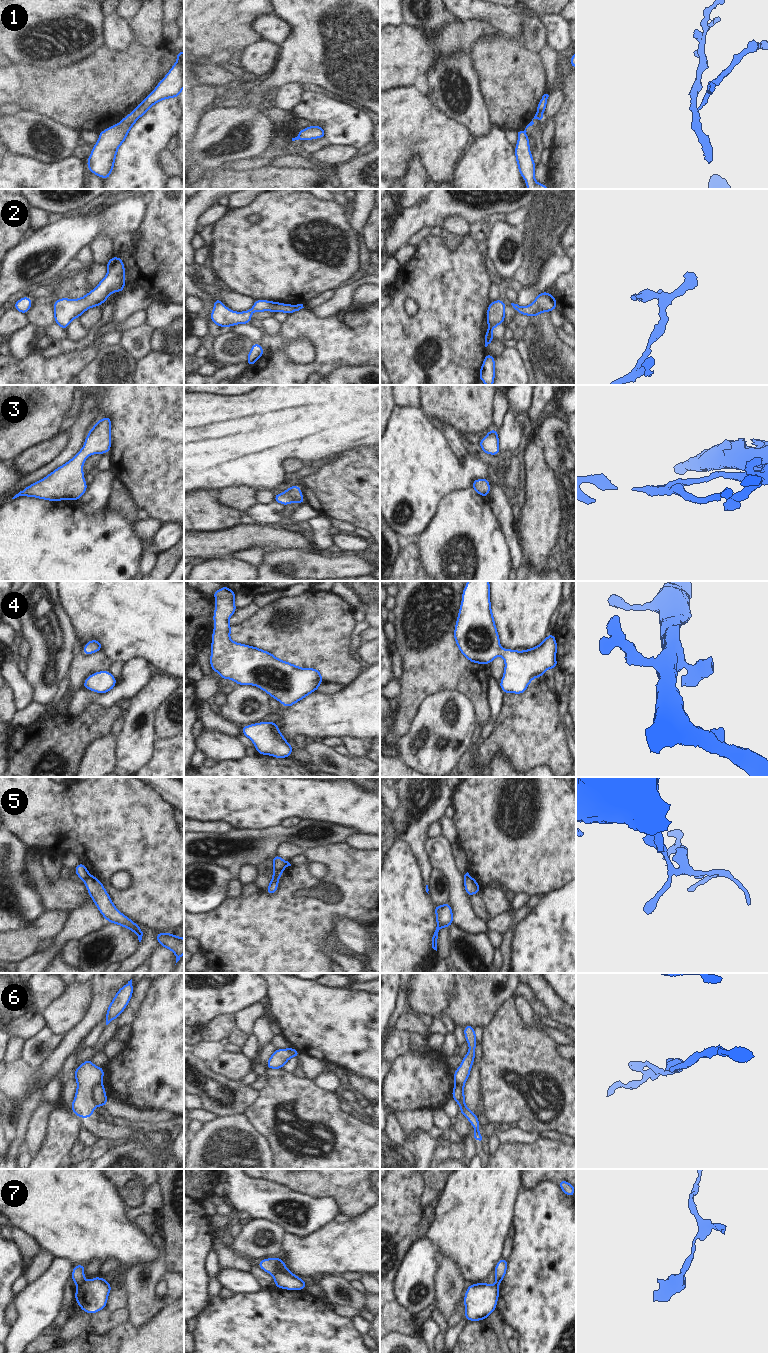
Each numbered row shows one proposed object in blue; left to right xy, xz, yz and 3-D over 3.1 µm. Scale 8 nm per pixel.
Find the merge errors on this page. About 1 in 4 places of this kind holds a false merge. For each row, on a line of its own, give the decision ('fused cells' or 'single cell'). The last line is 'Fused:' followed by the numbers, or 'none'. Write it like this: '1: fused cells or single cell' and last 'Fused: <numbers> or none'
1: fused cells
2: single cell
3: single cell
4: single cell
5: fused cells
6: fused cells
7: fused cells
Fused: 1, 5, 6, 7

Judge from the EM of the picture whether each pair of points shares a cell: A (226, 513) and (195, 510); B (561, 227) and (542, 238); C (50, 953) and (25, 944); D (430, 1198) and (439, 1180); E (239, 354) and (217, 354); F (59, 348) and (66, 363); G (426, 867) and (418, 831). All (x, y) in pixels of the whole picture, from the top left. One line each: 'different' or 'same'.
A: same
B: same
C: different
D: same
E: same
F: different
G: same

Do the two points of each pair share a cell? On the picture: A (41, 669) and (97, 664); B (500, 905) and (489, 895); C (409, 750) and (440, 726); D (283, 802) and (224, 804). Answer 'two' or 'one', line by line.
A: two
B: one
C: one
D: one

